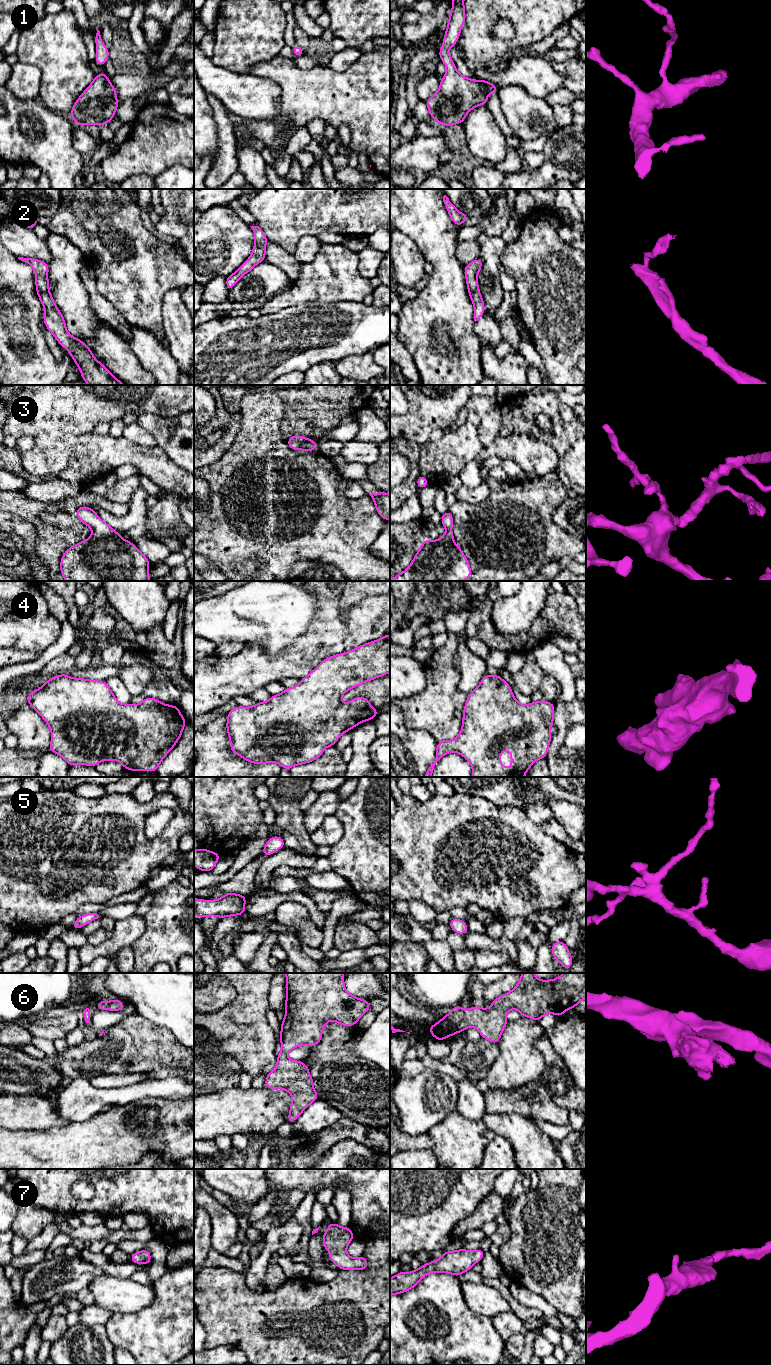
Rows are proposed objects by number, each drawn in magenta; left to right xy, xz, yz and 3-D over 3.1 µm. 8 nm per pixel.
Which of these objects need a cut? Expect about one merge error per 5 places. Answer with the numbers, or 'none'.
none

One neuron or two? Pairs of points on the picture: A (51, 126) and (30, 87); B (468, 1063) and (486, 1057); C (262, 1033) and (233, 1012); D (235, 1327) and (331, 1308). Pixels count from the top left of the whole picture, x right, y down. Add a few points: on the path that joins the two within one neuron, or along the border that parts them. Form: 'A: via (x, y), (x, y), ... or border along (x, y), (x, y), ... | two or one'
A: border along (13, 93), (22, 99), (38, 99) | two
B: via (472, 1060), (482, 1057) | one
C: via (259, 1025), (247, 1013), (241, 1013) | one
D: via (259, 1326), (307, 1326) | one

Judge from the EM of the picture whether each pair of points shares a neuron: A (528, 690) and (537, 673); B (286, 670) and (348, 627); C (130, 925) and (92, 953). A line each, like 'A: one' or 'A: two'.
A: one
B: one
C: one

